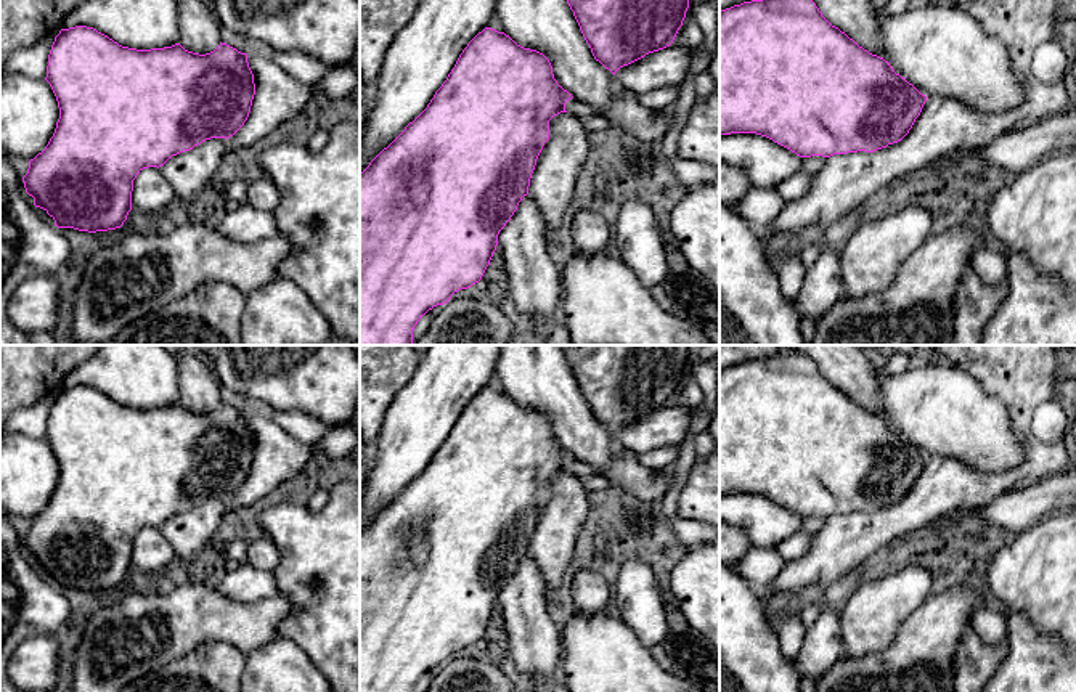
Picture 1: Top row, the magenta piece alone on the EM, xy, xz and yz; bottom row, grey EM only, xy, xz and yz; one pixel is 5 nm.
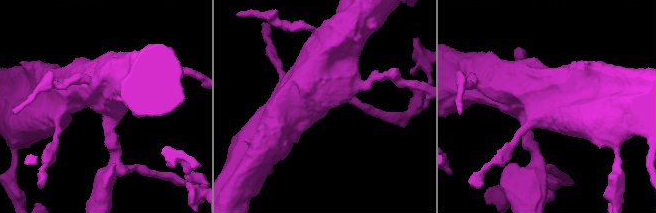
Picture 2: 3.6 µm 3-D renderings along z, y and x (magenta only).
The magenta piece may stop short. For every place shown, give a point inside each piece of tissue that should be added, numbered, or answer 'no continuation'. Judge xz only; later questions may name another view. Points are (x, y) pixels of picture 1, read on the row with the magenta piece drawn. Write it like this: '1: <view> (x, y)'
no continuation

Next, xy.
no continuation

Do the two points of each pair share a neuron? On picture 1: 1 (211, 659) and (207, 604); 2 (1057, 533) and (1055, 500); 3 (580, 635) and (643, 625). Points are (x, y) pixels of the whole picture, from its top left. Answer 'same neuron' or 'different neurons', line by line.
1: different neurons
2: different neurons
3: different neurons

